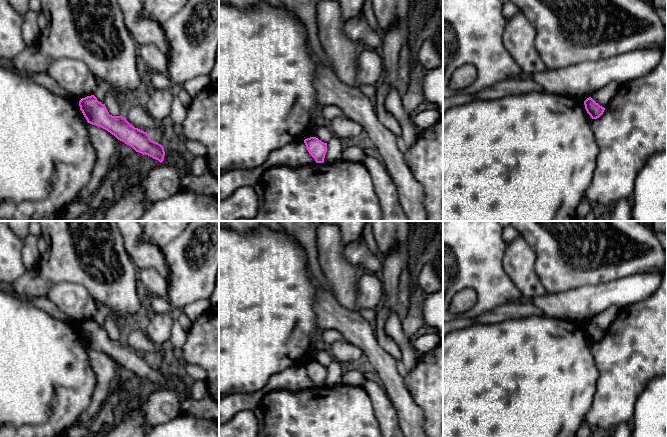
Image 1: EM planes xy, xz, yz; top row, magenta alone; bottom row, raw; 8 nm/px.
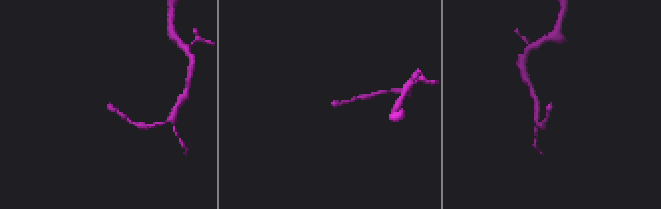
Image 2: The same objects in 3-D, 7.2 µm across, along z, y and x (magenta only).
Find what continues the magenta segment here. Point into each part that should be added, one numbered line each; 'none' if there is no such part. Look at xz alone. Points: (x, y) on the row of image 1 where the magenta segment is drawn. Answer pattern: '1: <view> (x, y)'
none

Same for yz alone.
none

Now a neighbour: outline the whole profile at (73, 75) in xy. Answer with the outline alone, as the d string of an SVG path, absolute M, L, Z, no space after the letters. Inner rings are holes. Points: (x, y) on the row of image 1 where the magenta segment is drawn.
M78 59L51 61L44 72L79 100L93 95L97 89L98 80L87 65Z

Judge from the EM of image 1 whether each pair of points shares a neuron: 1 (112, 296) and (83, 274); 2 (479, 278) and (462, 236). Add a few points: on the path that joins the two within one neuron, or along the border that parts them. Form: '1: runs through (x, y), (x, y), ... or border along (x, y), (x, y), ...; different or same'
1: runs through (105, 289), (95, 279), (90, 277); same
2: runs through (479, 268), (462, 246); same

